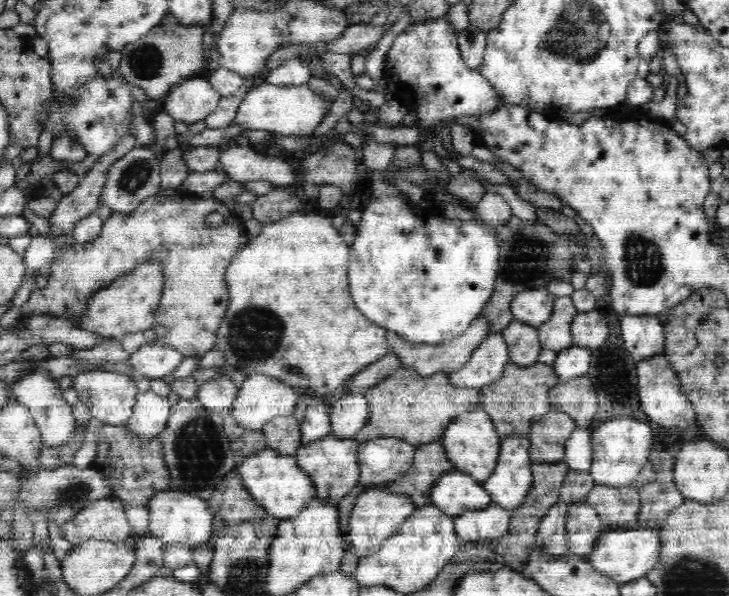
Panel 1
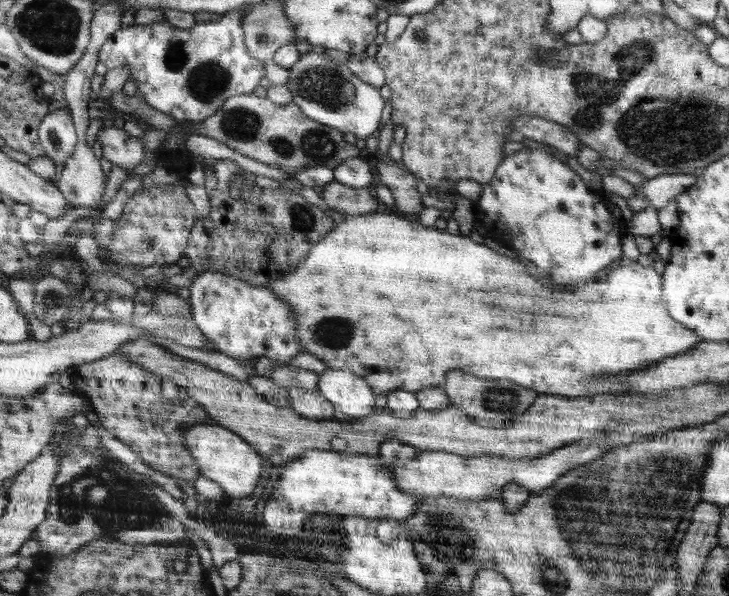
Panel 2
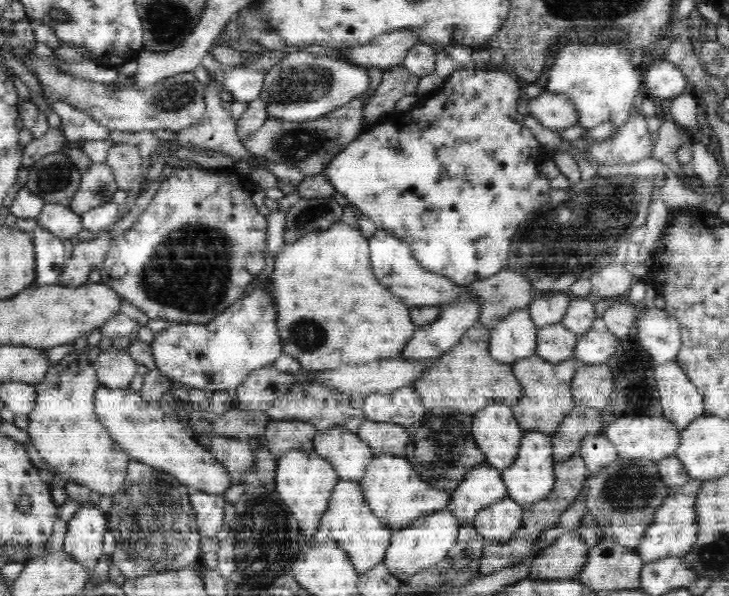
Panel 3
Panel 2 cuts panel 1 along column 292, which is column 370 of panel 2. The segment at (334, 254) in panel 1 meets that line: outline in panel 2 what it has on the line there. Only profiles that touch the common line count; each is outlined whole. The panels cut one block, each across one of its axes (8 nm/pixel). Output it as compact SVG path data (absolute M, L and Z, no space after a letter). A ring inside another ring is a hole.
M374 212L374 213L368 213L368 214L363 214L363 215L358 215L358 216L355 216L355 217L350 217L350 216L345 216L345 218L344 218L344 220L343 220L343 221L342 221L342 222L341 222L341 223L340 223L340 224L337 224L337 225L335 225L335 228L334 228L334 230L332 230L332 231L330 231L330 232L328 232L328 234L327 234L327 235L325 235L325 237L324 237L324 240L322 240L322 239L320 239L320 242L316 242L316 248L312 248L312 252L310 252L310 254L308 254L308 260L304 260L304 264L300 264L300 268L296 268L296 272L292 272L292 276L284 276L284 280L276 280L276 282L271 282L271 283L270 283L270 284L268 284L268 286L267 286L267 288L268 288L268 289L274 289L274 290L276 290L276 292L280 292L280 294L279 294L279 296L280 296L280 298L282 298L282 296L284 296L284 300L288 300L288 305L292 305L292 308L296 308L296 322L299 322L299 326L298 326L298 327L297 327L297 332L298 332L298 328L300 328L300 334L297 334L297 338L298 338L298 336L300 336L300 338L298 338L298 339L299 339L299 340L300 340L300 341L302 341L302 344L303 344L303 346L304 346L304 353L309 353L309 354L312 354L312 355L313 355L313 356L314 356L314 357L316 357L316 359L318 359L318 360L322 360L322 363L324 363L324 365L326 365L326 367L328 367L328 369L335 369L335 370L344 370L344 369L349 369L349 370L352 370L352 372L354 372L354 374L357 374L357 375L358 375L358 376L361 376L361 377L363 377L363 379L364 379L364 380L365 380L365 381L367 381L367 383L368 383L368 384L370 384L370 385L371 385L371 387L372 387L372 388L373 388L373 389L374 389L374 392L375 392L375 393L376 393L376 394L380 394L380 393L382 393L382 394L388 394L388 393L389 393L389 392L393 392L393 391L408 391L408 392L414 392L414 393L417 393L417 392L418 392L418 391L423 391L423 390L424 390L424 389L428 389L428 388L430 388L430 387L438 387L438 386L440 386L440 385L441 385L441 384L442 384L442 383L446 383L446 382L447 382L447 377L446 377L446 376L447 376L447 375L448 375L448 374L450 374L450 373L451 373L451 372L450 372L450 370L466 370L466 372L472 372L472 374L474 374L474 376L478 376L478 377L480 377L480 378L484 378L484 379L508 379L508 380L512 380L512 382L515 382L515 383L516 383L516 384L521 384L521 385L524 385L524 386L525 386L525 387L526 387L526 388L530 388L530 389L532 389L532 390L534 390L534 391L536 391L536 392L537 392L537 393L538 393L538 394L539 394L539 393L542 393L542 392L544 392L544 394L545 394L545 395L562 395L562 396L567 396L567 397L591 397L591 396L592 396L592 395L599 395L599 394L602 394L602 393L608 393L608 392L612 392L612 393L616 393L616 392L625 392L625 390L626 390L626 389L627 389L627 386L625 386L625 384L621 384L621 382L619 382L619 380L615 380L615 376L614 376L614 374L618 374L618 372L632 372L632 370L642 370L642 368L646 368L646 366L650 366L650 364L652 364L652 362L656 362L656 364L658 364L658 360L662 360L662 358L670 358L670 356L676 356L676 354L682 354L682 352L692 352L692 351L694 351L694 350L695 350L695 348L696 348L696 347L698 347L698 346L699 346L699 344L700 344L700 343L702 343L702 342L704 342L704 340L703 340L703 338L702 338L702 337L700 337L700 334L696 334L696 332L695 332L695 330L692 330L692 329L688 329L688 328L686 328L686 327L684 327L684 325L682 325L682 324L680 324L680 322L679 322L679 321L676 321L676 320L675 320L675 319L674 319L674 318L672 318L672 317L671 317L671 316L670 316L670 314L669 314L669 313L668 313L668 312L667 312L667 307L666 307L666 306L664 306L664 305L663 305L663 298L662 298L662 294L663 294L663 284L664 284L664 283L665 283L665 282L664 282L664 276L663 276L663 275L662 275L662 274L660 274L660 273L658 273L658 272L657 272L657 271L656 271L656 270L655 270L655 269L653 269L653 267L652 267L652 266L647 266L647 267L645 267L645 266L644 266L644 265L640 265L640 264L638 264L638 263L637 263L637 261L636 261L636 260L632 260L632 261L625 261L625 262L624 262L624 263L623 263L623 264L622 264L622 266L619 266L619 267L617 267L617 268L616 268L616 269L613 269L613 270L611 270L611 271L609 271L609 272L608 272L608 276L607 276L607 277L606 277L606 278L604 278L604 279L602 279L602 280L600 280L600 281L597 281L597 283L594 283L594 282L592 282L592 283L586 283L586 284L585 284L585 285L583 285L583 286L584 286L584 294L582 294L582 292L576 292L576 294L574 294L574 292L558 292L558 288L559 288L559 287L557 287L557 286L550 286L550 284L553 284L553 283L551 283L551 282L550 282L550 281L549 281L549 280L547 280L547 279L546 279L546 278L544 278L544 277L543 277L543 276L542 276L542 275L540 275L540 274L539 274L539 273L537 273L537 272L535 272L535 271L534 271L534 270L533 270L533 269L532 269L532 268L531 268L531 266L530 266L530 265L529 265L529 264L528 264L528 263L521 263L521 262L520 262L520 261L518 261L518 259L517 259L517 260L516 260L516 259L512 259L512 258L510 258L510 257L506 257L506 256L505 256L505 255L500 255L500 254L499 254L499 253L497 253L497 252L496 252L496 251L494 251L494 250L493 250L493 249L490 249L490 248L489 248L489 247L487 247L487 245L486 245L486 243L476 243L476 242L474 242L474 241L472 241L472 240L471 240L471 239L470 239L470 237L469 237L469 236L464 236L464 235L461 235L461 234L459 234L459 235L453 235L453 234L450 234L450 233L448 233L448 231L446 231L446 230L439 230L439 229L437 229L437 228L436 228L436 226L433 226L433 227L427 227L427 226L424 226L424 225L421 225L421 224L420 224L420 223L416 223L416 222L412 222L412 221L408 221L408 220L406 220L406 219L404 219L404 216L401 216L401 215L396 215L396 214L386 214L386 213L379 213L379 212ZM650 332L652 332L652 348L644 348L644 344L646 344L646 338L648 338L648 336L650 336Z

